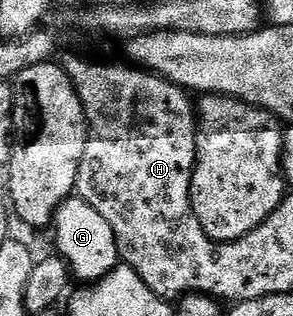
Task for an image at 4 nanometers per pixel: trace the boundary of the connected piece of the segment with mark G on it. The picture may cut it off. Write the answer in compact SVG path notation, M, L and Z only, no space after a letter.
M77 194L72 195L55 211L54 232L54 251L63 258L76 281L94 282L119 267L121 261L113 226L109 226L109 222L105 222L105 218L101 218L101 214L97 214L97 210L93 210L93 206L89 206L89 202Z

